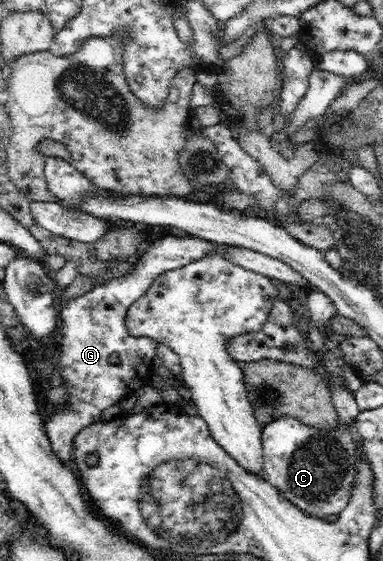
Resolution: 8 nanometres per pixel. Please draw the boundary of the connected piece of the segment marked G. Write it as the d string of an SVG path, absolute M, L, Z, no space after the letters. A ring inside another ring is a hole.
M167 235L151 242L146 251L132 262L132 271L94 286L88 293L58 301L62 325L60 343L56 355L58 373L65 380L69 394L68 406L55 410L45 428L54 450L64 465L74 469L70 459L76 434L86 426L101 420L101 413L107 408L120 404L127 396L152 383L154 371L152 358L156 355L158 342L148 336L132 337L125 326L126 311L134 301L146 293L156 276L165 271L184 267L190 260L200 259L206 254L222 254L234 264L261 273L266 277L280 279L291 287L303 289L308 286L304 277L284 261L258 253L253 249L228 246L208 241L198 236L177 237Z

